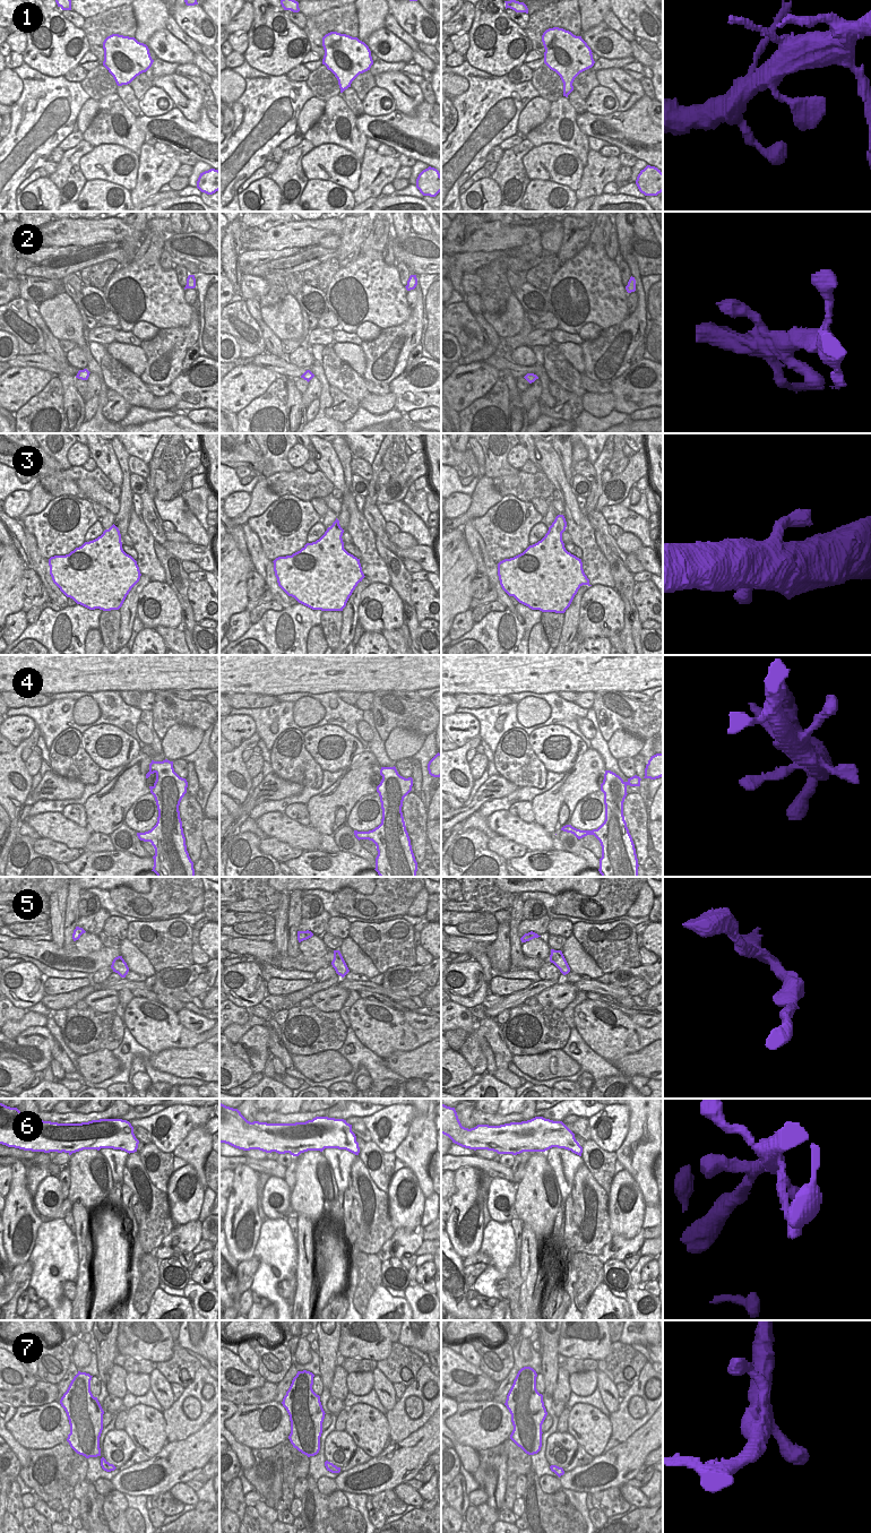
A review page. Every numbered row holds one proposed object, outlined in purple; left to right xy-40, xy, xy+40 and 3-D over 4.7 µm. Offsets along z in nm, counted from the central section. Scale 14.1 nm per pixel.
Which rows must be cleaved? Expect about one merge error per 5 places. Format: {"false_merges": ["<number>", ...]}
{"false_merges": []}

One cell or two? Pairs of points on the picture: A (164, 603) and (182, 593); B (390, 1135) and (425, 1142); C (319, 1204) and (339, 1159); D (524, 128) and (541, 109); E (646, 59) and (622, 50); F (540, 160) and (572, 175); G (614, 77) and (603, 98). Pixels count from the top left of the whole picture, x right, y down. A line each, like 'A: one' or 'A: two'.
A: two
B: two
C: two
D: one
E: two
F: one
G: two

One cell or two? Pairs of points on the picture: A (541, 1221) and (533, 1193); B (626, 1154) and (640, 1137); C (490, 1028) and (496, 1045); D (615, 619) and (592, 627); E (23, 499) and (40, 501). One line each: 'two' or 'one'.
A: one
B: one
C: one
D: one
E: two

